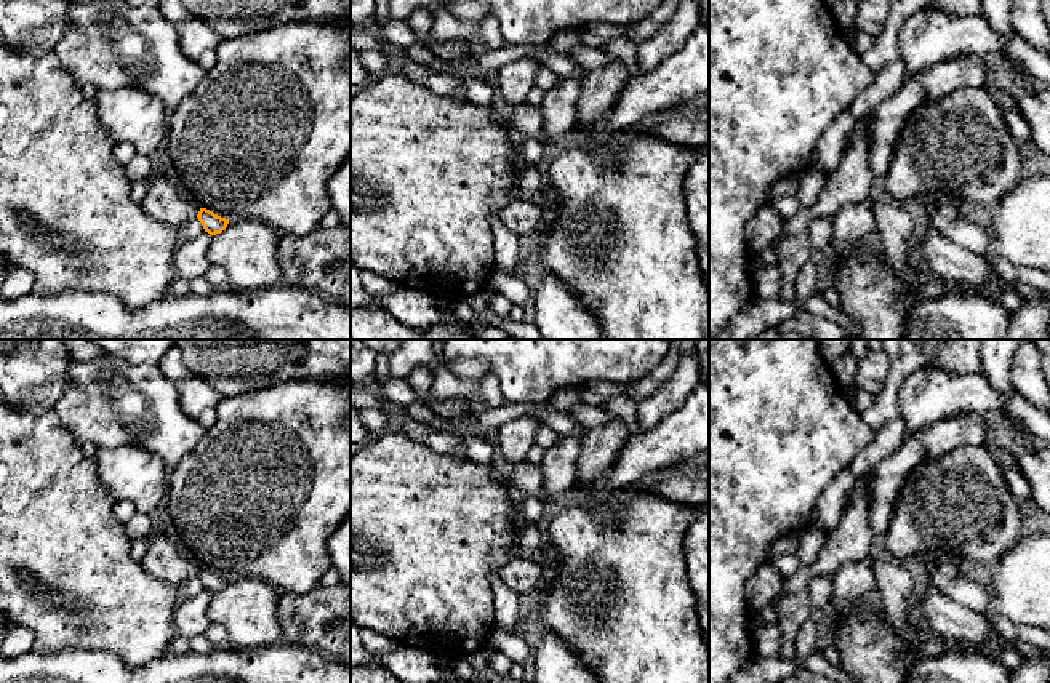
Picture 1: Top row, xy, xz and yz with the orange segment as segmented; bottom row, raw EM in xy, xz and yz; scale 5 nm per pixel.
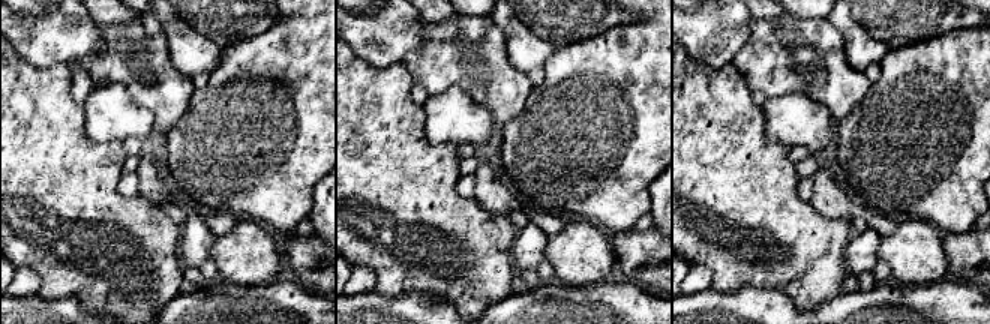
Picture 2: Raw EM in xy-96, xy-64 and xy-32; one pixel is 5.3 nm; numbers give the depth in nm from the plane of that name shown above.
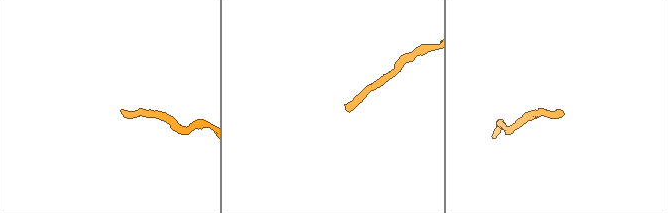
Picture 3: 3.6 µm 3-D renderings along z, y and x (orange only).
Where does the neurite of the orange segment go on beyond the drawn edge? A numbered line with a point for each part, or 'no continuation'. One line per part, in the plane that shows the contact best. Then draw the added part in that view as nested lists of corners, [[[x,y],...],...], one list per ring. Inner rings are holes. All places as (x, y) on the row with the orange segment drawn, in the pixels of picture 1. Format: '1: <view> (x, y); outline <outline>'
1: xy (162, 202); outline [[[154,170],[146,182],[149,190],[141,206],[152,218],[181,230],[187,221],[197,218],[200,206],[184,200],[160,173]]]

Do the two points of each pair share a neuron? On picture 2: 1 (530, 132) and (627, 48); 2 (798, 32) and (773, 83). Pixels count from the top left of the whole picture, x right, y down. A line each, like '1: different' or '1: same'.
1: same
2: same

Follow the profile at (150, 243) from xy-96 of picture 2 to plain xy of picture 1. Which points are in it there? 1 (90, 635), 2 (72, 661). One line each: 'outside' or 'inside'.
1: inside
2: outside

